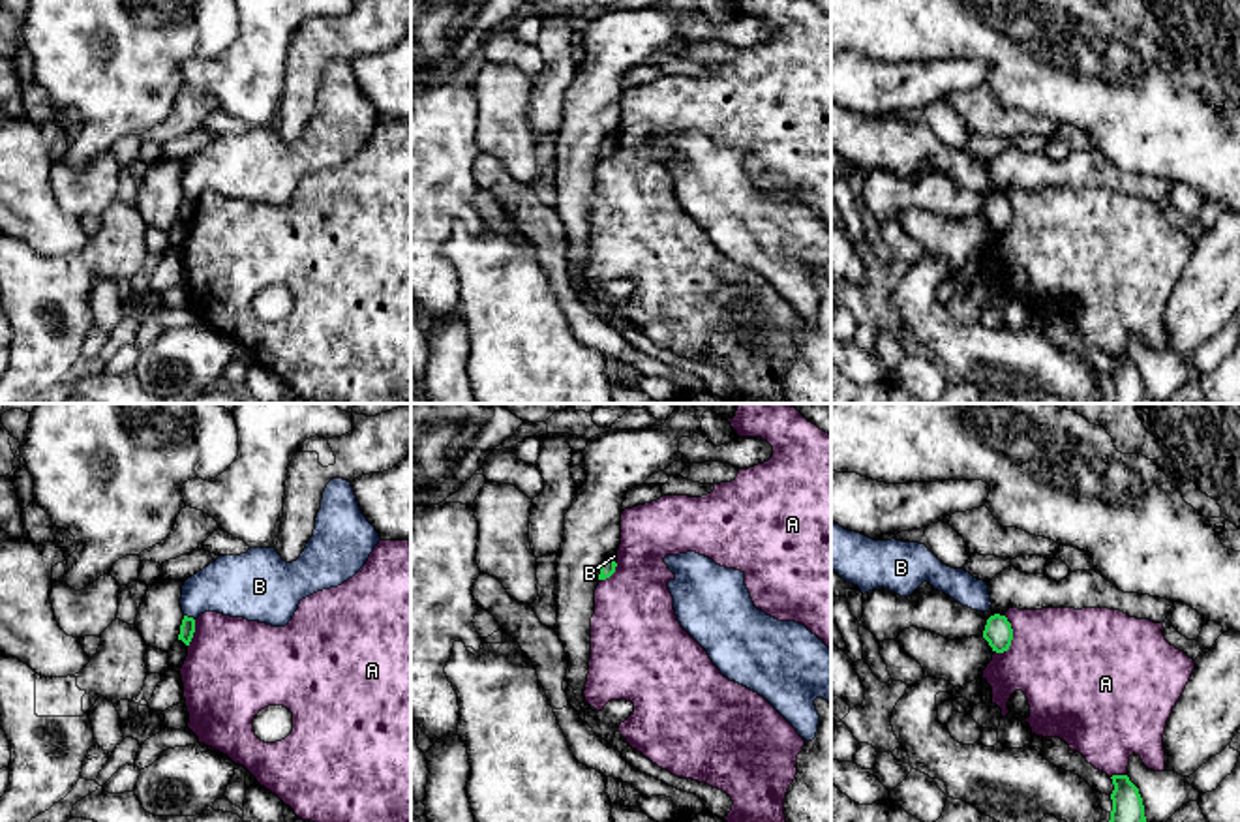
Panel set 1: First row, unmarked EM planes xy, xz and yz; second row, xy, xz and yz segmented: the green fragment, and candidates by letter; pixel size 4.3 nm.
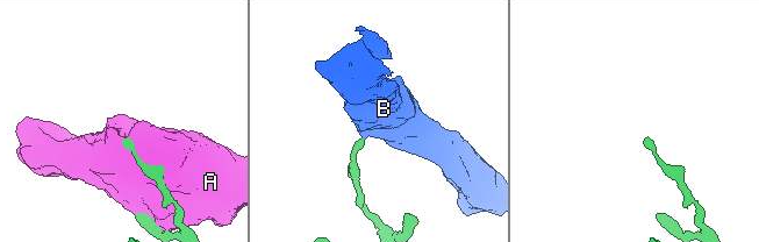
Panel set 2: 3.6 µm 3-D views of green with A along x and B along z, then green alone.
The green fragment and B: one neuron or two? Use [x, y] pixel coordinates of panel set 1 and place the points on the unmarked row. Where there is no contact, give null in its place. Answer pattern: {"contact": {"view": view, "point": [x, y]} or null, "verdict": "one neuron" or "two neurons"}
{"contact": {"view": "xy", "point": [190, 197]}, "verdict": "two neurons"}

